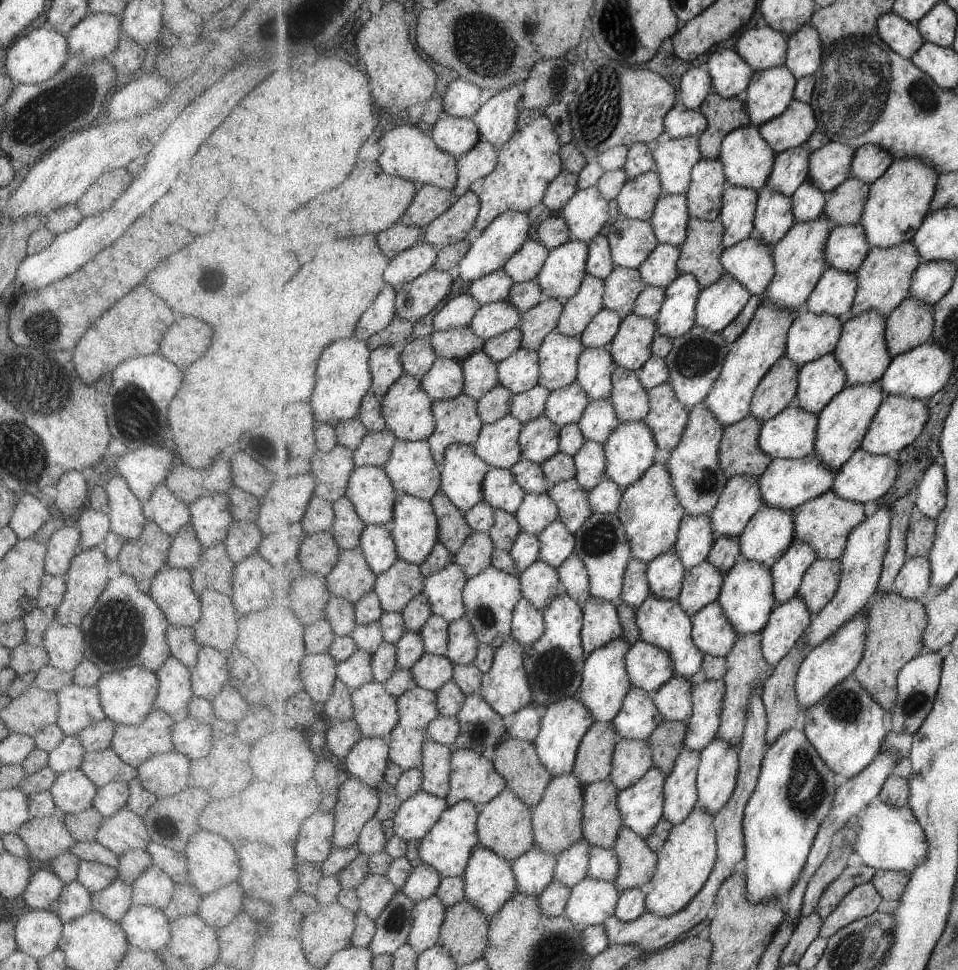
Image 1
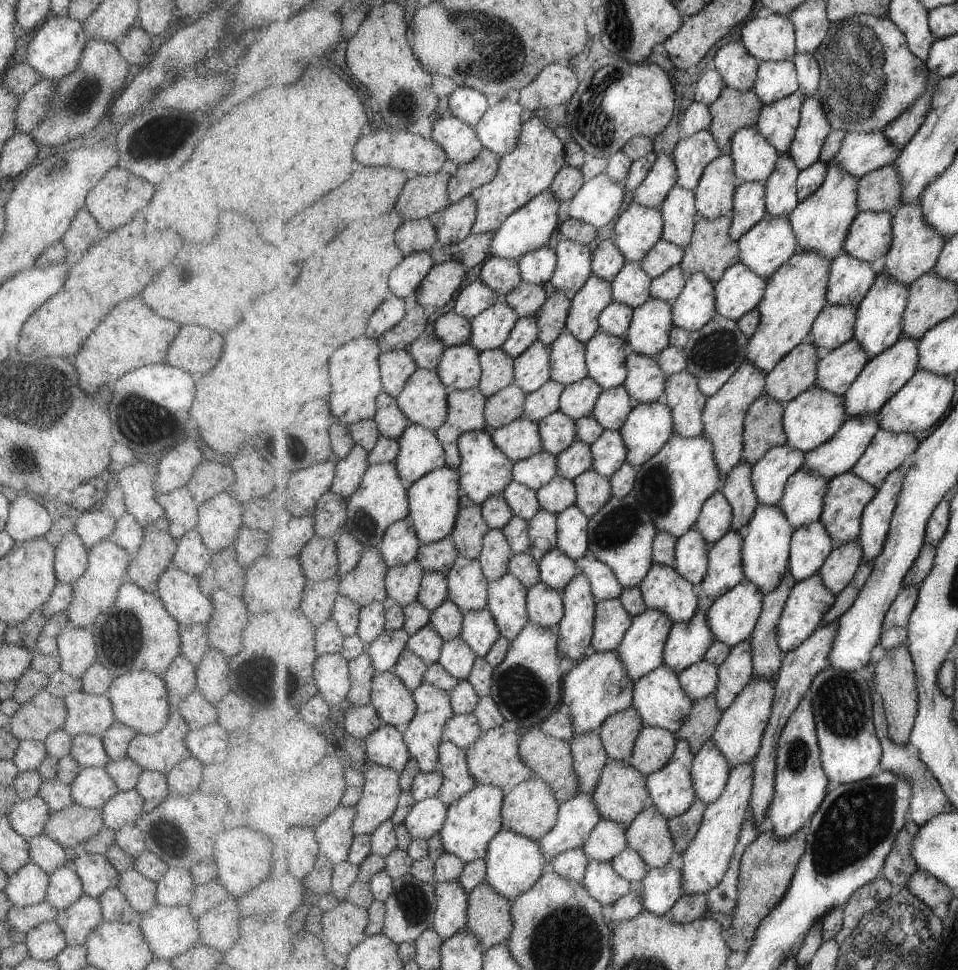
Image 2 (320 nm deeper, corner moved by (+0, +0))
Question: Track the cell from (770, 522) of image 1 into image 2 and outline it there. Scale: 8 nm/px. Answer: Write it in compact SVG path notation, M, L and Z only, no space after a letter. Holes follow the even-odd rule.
M803 468L788 481L779 508L787 514L793 530L799 530L801 526L809 526L821 519L829 482L827 478L819 478Z

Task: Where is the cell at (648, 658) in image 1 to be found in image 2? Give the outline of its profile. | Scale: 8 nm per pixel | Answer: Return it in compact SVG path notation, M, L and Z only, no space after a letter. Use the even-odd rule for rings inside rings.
M709 607L703 608L693 620L674 624L665 644L662 664L680 674L705 659L705 654L717 640L709 626L709 610Z

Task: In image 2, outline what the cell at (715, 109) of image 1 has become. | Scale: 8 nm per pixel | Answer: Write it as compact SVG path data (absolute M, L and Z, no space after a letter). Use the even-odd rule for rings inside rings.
M726 86L719 100L709 105L713 116L711 132L717 138L723 155L731 155L732 139L741 128L753 127L764 108L754 90L739 91Z

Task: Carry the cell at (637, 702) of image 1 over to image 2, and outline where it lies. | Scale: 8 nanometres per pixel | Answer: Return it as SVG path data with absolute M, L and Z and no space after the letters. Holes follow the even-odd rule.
M662 664L660 668L637 681L633 688L633 696L633 708L637 708L645 727L665 728L675 734L685 724L695 702L689 698L689 694L681 686L679 674L673 668L669 668L667 664Z

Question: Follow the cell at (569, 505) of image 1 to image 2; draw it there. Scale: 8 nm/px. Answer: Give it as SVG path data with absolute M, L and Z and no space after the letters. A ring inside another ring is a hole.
M592 469L573 480L577 488L576 504L589 519L596 516L597 512L600 512L601 508L604 508L613 497L611 494L613 488L609 480Z

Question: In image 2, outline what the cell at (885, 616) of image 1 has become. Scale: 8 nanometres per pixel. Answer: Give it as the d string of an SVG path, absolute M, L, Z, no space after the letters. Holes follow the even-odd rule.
M907 644L895 648L895 650L886 651L883 659L875 663L875 670L873 670L870 682L873 682L875 690L883 696L891 740L899 746L907 746L915 727L920 704L915 660L913 660Z

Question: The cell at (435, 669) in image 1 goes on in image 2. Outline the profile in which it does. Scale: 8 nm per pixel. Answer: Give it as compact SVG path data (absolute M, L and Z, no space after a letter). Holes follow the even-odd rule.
M460 637L443 644L438 662L449 674L459 678L459 681L465 681L472 674L477 658L475 650Z

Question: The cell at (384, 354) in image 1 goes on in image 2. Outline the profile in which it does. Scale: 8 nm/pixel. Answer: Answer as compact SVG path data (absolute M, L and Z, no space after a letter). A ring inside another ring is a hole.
M407 349L383 351L380 355L380 368L384 393L397 397L408 384L409 378L419 369Z

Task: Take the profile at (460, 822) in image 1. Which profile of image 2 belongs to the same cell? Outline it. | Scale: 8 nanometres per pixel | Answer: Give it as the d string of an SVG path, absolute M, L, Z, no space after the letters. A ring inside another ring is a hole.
M478 784L468 795L463 796L452 806L448 806L448 820L439 833L445 846L445 853L461 858L465 864L484 860L489 853L489 842L504 828L501 810L503 810L505 796L504 790L499 786Z

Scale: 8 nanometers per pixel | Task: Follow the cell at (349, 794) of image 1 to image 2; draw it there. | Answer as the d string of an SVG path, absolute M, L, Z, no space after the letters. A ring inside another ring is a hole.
M374 765L365 773L363 797L359 800L355 835L373 835L381 824L393 818L403 794L400 773L389 766Z

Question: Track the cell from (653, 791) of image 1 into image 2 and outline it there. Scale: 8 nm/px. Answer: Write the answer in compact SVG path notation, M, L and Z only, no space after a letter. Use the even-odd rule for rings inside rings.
M678 738L673 759L665 768L647 778L653 805L667 820L685 814L698 800L691 776L695 756L689 742Z

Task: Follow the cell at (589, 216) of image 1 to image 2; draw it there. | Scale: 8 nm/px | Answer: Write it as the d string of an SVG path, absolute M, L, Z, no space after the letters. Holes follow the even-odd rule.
M603 173L586 182L569 202L569 217L601 229L620 217L626 191L624 182L615 181Z

